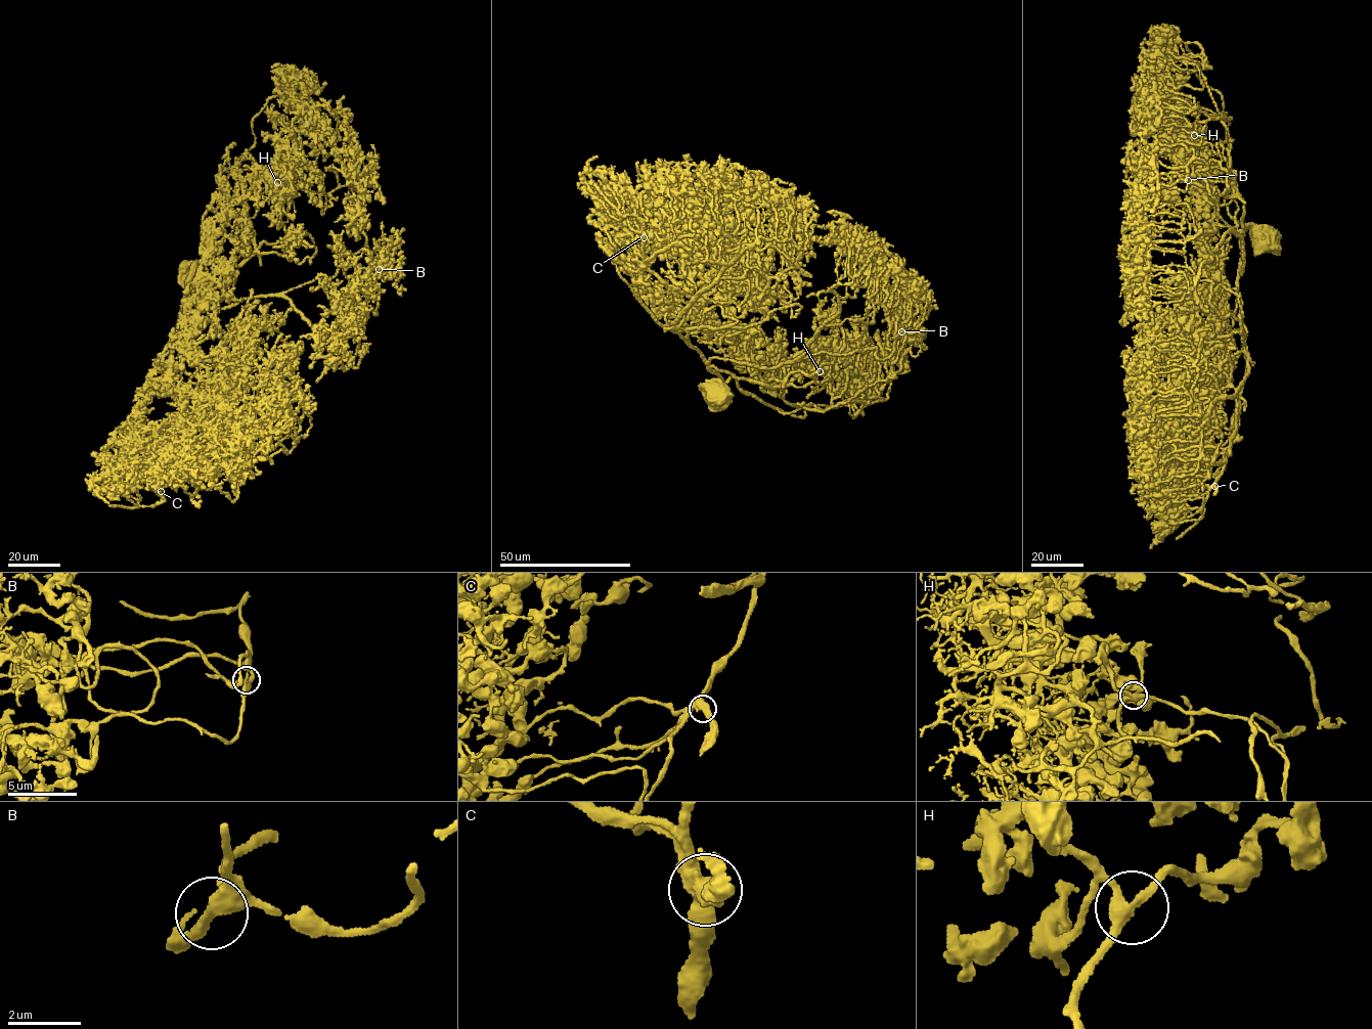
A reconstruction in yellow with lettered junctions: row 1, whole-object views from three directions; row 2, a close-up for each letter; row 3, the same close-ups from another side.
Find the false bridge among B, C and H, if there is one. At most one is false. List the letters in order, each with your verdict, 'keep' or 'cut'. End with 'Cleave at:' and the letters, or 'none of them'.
B: keep
C: keep
H: keep
Cleave at: none of them

